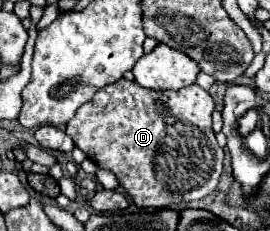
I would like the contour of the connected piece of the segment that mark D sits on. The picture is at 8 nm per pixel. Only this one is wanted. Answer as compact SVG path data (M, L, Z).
M120 79L102 87L76 111L76 115L66 123L66 135L70 135L74 145L98 167L112 171L138 207L166 209L178 203L202 199L218 187L224 151L212 131L212 111L214 99L198 85L178 91L150 91L136 81Z

